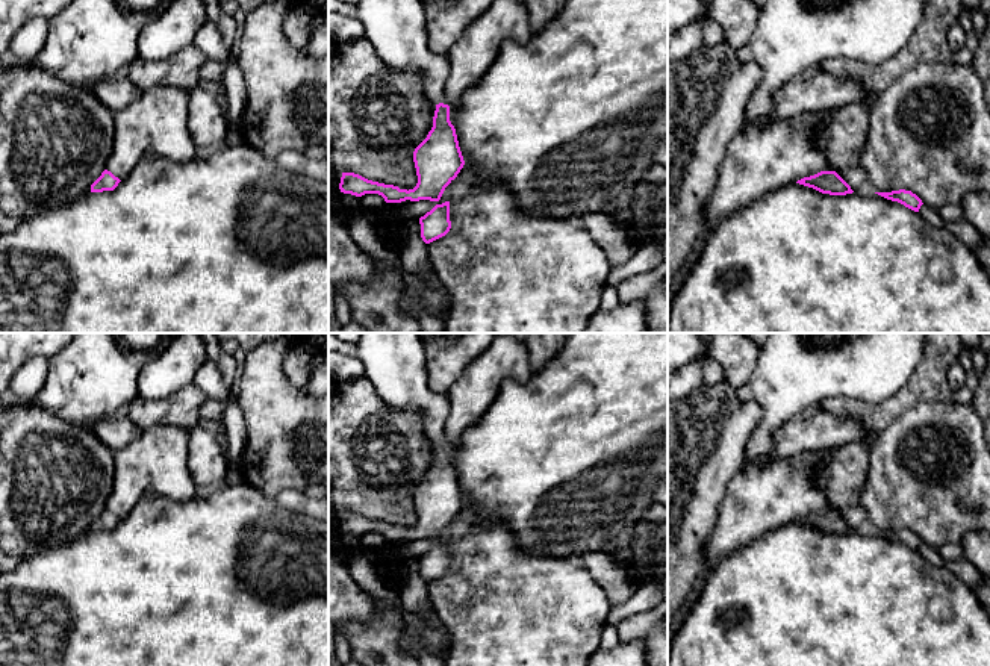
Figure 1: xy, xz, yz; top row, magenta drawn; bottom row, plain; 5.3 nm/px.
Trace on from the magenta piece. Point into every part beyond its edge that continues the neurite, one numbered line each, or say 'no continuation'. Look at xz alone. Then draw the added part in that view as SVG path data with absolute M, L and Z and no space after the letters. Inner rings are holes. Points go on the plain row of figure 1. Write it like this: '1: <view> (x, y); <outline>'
1: xz (395, 364); M362 333L356 345L377 395L392 407L419 413L425 436L442 442L451 403L428 386L421 333Z

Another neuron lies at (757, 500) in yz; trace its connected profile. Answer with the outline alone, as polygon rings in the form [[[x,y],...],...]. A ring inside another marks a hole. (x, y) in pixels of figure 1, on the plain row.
[[[804,451],[784,459],[775,459],[767,468],[745,468],[739,471],[718,507],[718,524],[704,549],[705,562],[713,566],[719,560],[746,546],[766,531],[795,522],[820,510],[836,510],[854,531],[872,534],[875,528],[869,513],[861,507],[837,509],[814,481],[814,466],[819,451]]]

